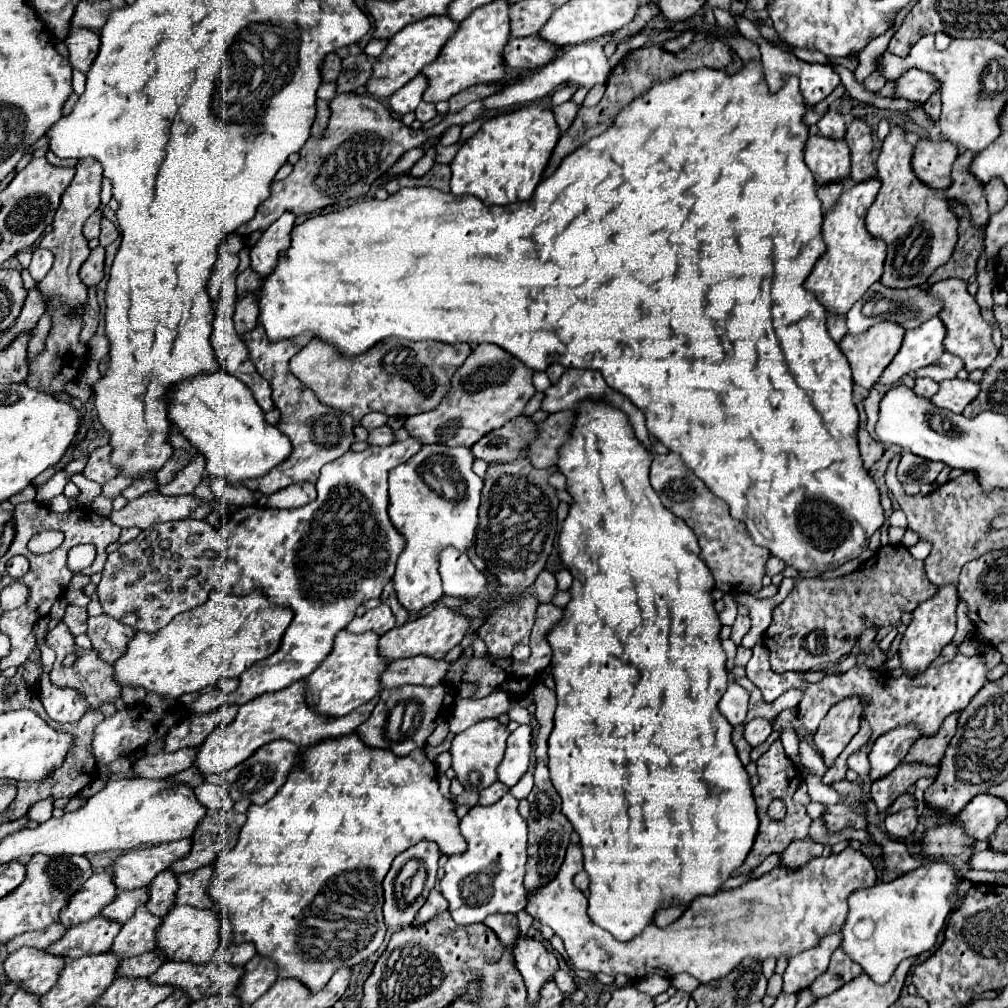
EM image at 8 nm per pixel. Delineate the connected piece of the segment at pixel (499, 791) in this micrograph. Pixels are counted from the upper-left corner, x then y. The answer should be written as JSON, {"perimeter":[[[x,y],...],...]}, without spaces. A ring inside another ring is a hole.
{"perimeter":[[[495,782],[489,788],[485,788],[485,790],[479,792],[479,802],[477,804],[479,806],[491,806],[491,804],[495,804],[505,794],[507,794],[507,786],[501,784],[501,782]]]}

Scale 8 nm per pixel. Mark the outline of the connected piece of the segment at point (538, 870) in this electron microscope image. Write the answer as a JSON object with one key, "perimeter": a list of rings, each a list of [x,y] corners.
{"perimeter":[[[537,760],[535,766],[535,786],[529,794],[529,804],[531,804],[531,816],[527,818],[529,824],[529,846],[527,846],[527,874],[525,874],[525,888],[527,892],[533,892],[535,888],[545,886],[547,882],[551,882],[555,878],[555,874],[559,872],[563,858],[565,858],[565,850],[569,846],[569,834],[571,834],[571,822],[561,814],[561,798],[557,794],[557,790],[553,788],[553,784],[549,782],[549,772],[547,766]]]}

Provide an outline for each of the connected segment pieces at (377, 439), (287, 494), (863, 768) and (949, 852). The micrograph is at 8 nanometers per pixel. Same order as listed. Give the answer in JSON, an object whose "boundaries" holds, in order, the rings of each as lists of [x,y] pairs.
{"boundaries":[[[[381,426],[369,432],[367,436],[367,444],[369,446],[387,446],[393,442],[393,430],[389,426]]],[[[305,482],[305,484],[291,484],[289,488],[283,488],[281,492],[275,492],[267,496],[267,506],[269,508],[299,508],[317,498],[315,486]]],[[[863,750],[853,752],[853,754],[849,756],[847,764],[849,764],[849,768],[851,768],[851,770],[859,772],[859,776],[861,776],[861,778],[867,778],[867,774],[869,774],[869,758],[867,758],[867,754],[865,754]]],[[[955,820],[941,824],[925,832],[921,840],[923,852],[935,862],[925,864],[893,882],[877,882],[871,888],[857,890],[849,898],[849,916],[843,928],[841,948],[877,984],[885,984],[901,960],[919,956],[935,946],[937,934],[951,912],[951,904],[955,902],[961,872],[969,870],[967,858],[973,854],[969,850],[971,842],[973,838],[969,838]]]]}

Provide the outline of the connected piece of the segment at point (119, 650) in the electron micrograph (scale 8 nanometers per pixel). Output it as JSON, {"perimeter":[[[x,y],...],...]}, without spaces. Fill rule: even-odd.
{"perimeter":[[[101,614],[87,620],[87,636],[99,660],[107,664],[115,664],[123,656],[129,640],[135,636],[135,630]]]}

